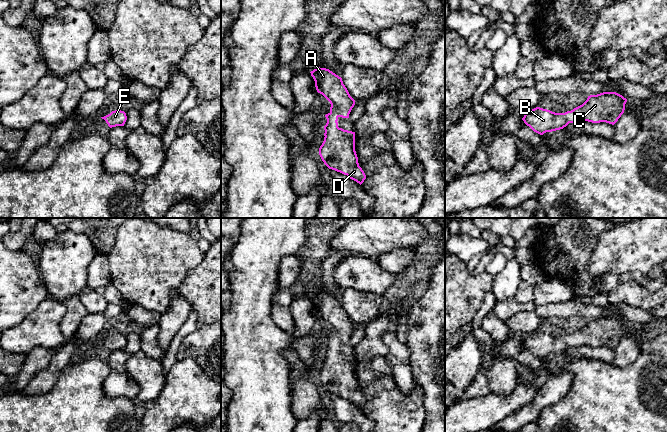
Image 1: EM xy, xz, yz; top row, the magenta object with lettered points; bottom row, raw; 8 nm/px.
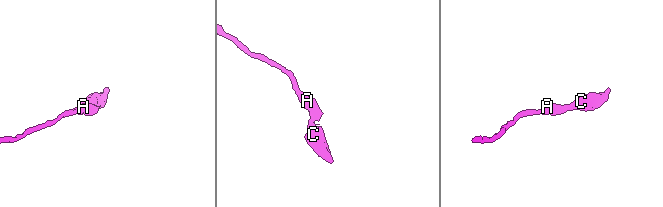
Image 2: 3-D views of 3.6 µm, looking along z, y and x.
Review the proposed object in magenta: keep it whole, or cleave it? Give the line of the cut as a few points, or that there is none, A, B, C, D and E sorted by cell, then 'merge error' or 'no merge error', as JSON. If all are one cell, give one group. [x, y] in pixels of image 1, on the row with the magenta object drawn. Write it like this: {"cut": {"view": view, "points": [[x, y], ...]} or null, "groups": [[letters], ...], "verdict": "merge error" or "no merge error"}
{"cut": null, "groups": [["A", "B", "C", "D", "E"]], "verdict": "no merge error"}

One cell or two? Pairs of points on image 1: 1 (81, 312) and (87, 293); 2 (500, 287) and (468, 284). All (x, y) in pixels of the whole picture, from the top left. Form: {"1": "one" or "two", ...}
{"1": "two", "2": "two"}

